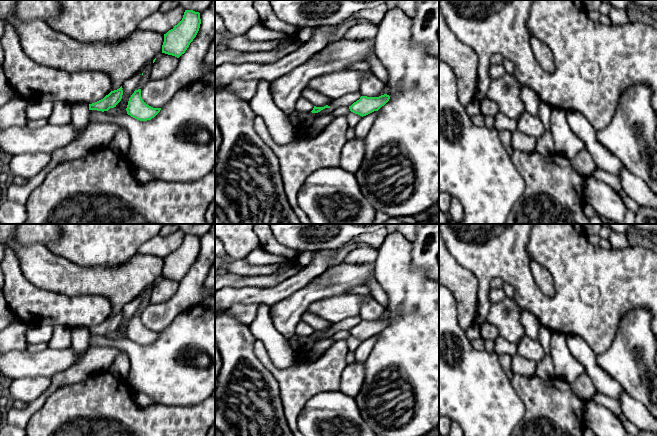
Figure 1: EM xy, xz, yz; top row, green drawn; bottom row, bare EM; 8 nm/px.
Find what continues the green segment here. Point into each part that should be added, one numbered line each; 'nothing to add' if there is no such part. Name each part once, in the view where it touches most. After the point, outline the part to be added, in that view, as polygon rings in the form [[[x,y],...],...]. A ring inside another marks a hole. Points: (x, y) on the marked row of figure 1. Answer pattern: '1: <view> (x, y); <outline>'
nothing to add

